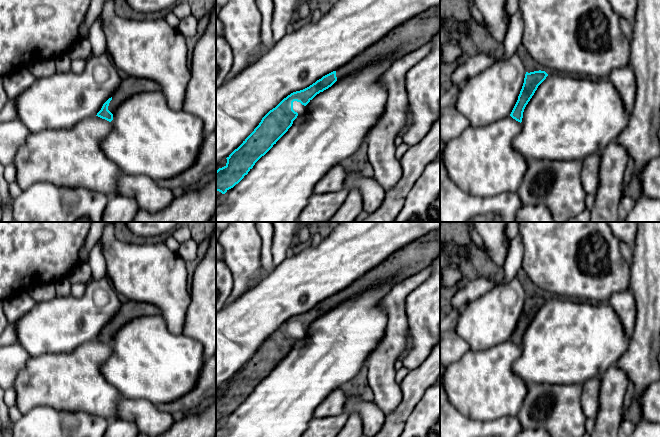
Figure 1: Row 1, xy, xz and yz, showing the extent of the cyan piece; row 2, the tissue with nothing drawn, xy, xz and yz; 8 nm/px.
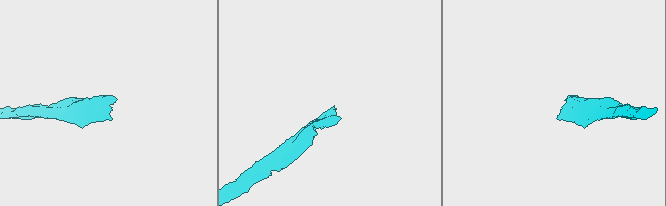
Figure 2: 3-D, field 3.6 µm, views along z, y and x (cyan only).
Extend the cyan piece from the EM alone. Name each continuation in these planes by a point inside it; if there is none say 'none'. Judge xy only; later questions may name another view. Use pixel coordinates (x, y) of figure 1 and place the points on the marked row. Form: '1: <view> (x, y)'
1: xy (130, 86)

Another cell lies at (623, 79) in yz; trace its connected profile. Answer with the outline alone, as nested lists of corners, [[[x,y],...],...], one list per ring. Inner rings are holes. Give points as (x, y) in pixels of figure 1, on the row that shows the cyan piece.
[[[631,64],[611,71],[609,79],[618,91],[626,112],[631,114],[636,99],[636,78]]]

